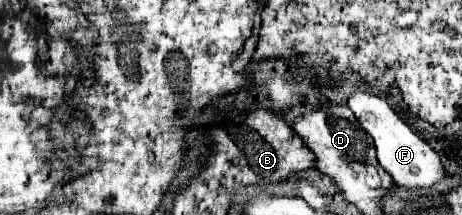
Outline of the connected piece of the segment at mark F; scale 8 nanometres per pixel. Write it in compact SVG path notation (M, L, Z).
M356 91L348 99L348 107L354 111L356 119L362 123L366 133L372 135L378 149L378 161L392 175L396 185L404 189L430 189L446 177L440 155L392 111L386 99L370 95L366 91Z

